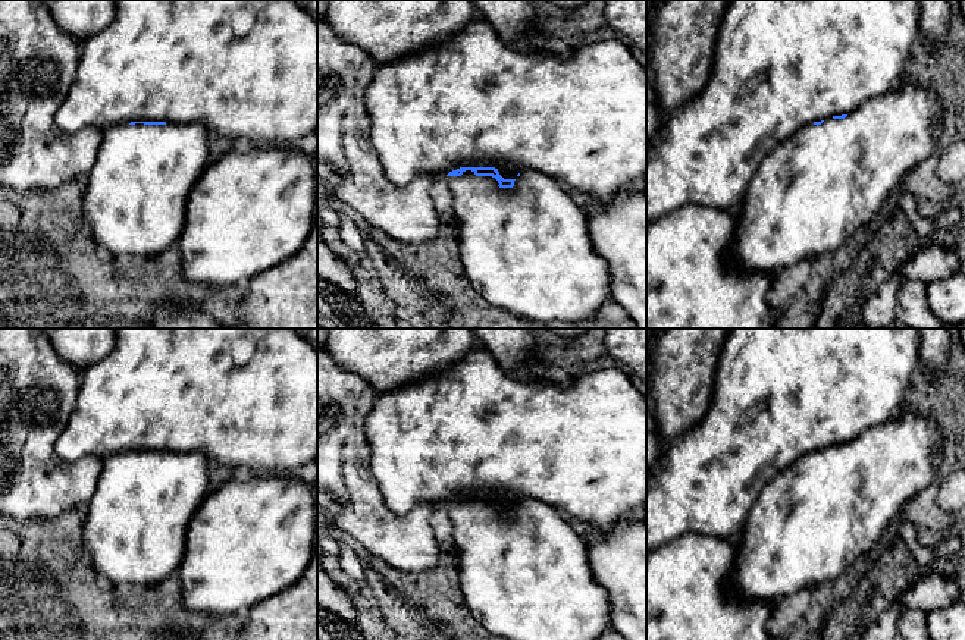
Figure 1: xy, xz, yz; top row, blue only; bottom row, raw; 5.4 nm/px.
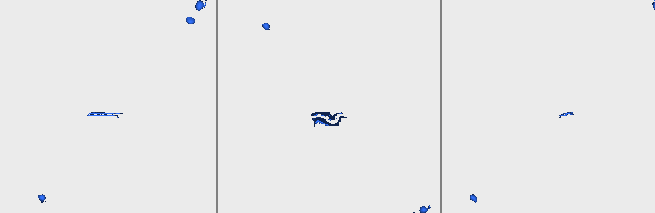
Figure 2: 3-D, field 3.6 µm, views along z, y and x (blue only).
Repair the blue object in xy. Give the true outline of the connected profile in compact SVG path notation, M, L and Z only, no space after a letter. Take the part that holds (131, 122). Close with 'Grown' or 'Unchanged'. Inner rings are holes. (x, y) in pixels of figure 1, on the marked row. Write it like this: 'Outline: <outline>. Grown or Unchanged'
Outline: M131 122L103 132L81 204L82 220L90 226L94 241L106 248L115 261L140 266L178 242L185 226L188 195L209 164L209 135L210 132L198 123L166 122Z. Grown

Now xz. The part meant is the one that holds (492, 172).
Outline: M460 167L449 172L445 181L454 198L454 214L458 225L458 252L461 264L471 286L494 307L513 313L535 323L564 324L583 323L595 316L607 299L611 298L611 283L607 261L593 250L586 213L552 179L533 170L524 170L516 179L504 179L495 167Z. Grown

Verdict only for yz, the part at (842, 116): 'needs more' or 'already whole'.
needs more

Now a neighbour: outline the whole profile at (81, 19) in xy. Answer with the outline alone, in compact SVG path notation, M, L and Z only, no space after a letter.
M44 0L59 28L85 41L112 23L116 0Z

